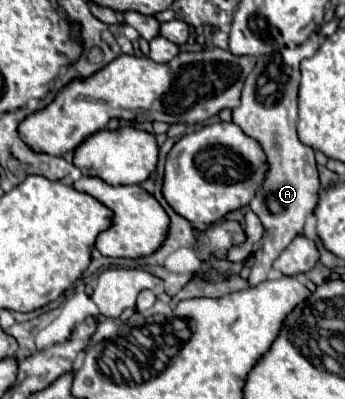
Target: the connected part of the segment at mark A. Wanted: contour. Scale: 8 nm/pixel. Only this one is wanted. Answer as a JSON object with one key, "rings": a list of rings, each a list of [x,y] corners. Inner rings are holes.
{"rings":[[[312,33],[310,39],[294,49],[284,47],[282,51],[274,51],[270,55],[258,57],[256,67],[246,79],[240,107],[232,111],[234,123],[240,129],[254,137],[266,151],[270,171],[262,189],[250,203],[250,209],[260,217],[264,225],[264,235],[260,239],[260,247],[256,251],[256,259],[252,265],[252,273],[248,277],[250,285],[258,285],[266,281],[268,271],[272,269],[274,259],[288,247],[288,243],[302,233],[306,217],[318,203],[318,171],[314,161],[314,149],[300,143],[296,135],[296,121],[298,121],[298,83],[300,83],[300,61],[304,57],[312,57],[320,45],[320,35]]]}

